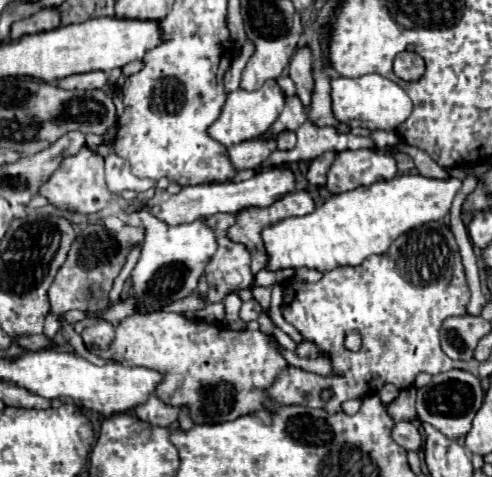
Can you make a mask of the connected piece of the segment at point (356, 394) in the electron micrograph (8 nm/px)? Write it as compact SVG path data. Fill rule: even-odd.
M444 220L428 222L420 228L414 228L412 232L398 236L388 248L388 252L380 256L368 256L368 260L364 260L358 266L334 268L314 284L296 282L296 278L284 282L284 296L280 306L284 320L290 322L306 340L314 342L320 348L320 352L330 358L334 374L280 374L276 378L276 384L268 388L268 404L300 404L310 408L324 408L328 414L336 414L344 400L372 396L384 384L394 384L400 390L410 388L420 372L434 376L452 368L470 370L468 362L452 360L440 348L442 322L450 316L464 316L468 300L470 290L460 262L458 244L454 240L454 234L450 232L450 226ZM352 330L360 332L362 336L362 348L358 352L350 352L344 346L344 338ZM324 388L334 390L334 396L328 402L320 400L320 392Z

